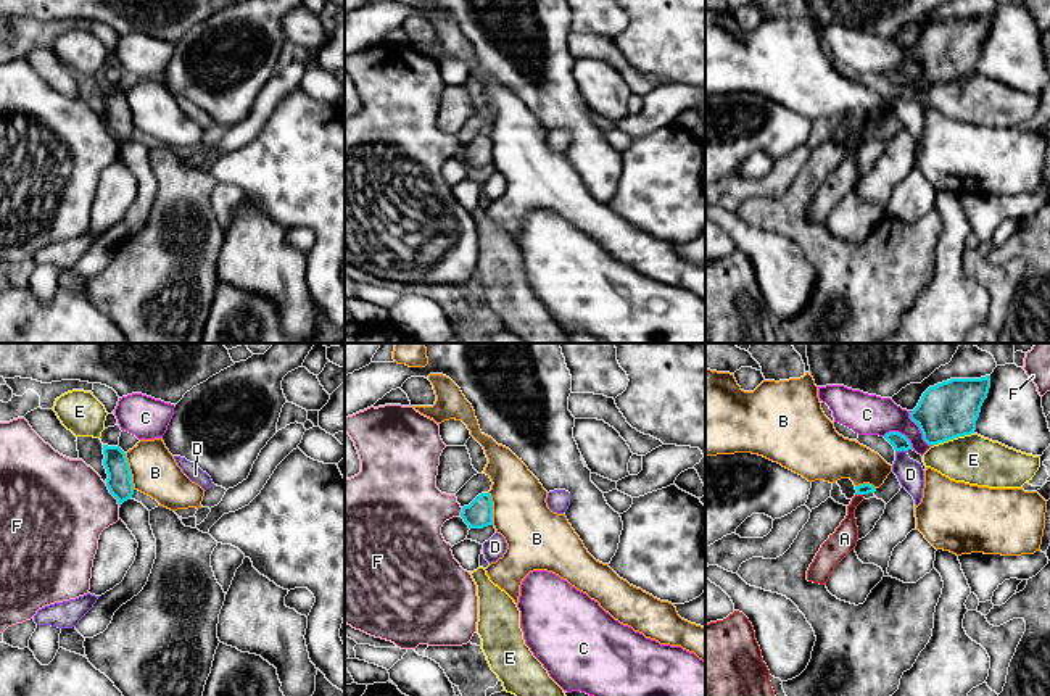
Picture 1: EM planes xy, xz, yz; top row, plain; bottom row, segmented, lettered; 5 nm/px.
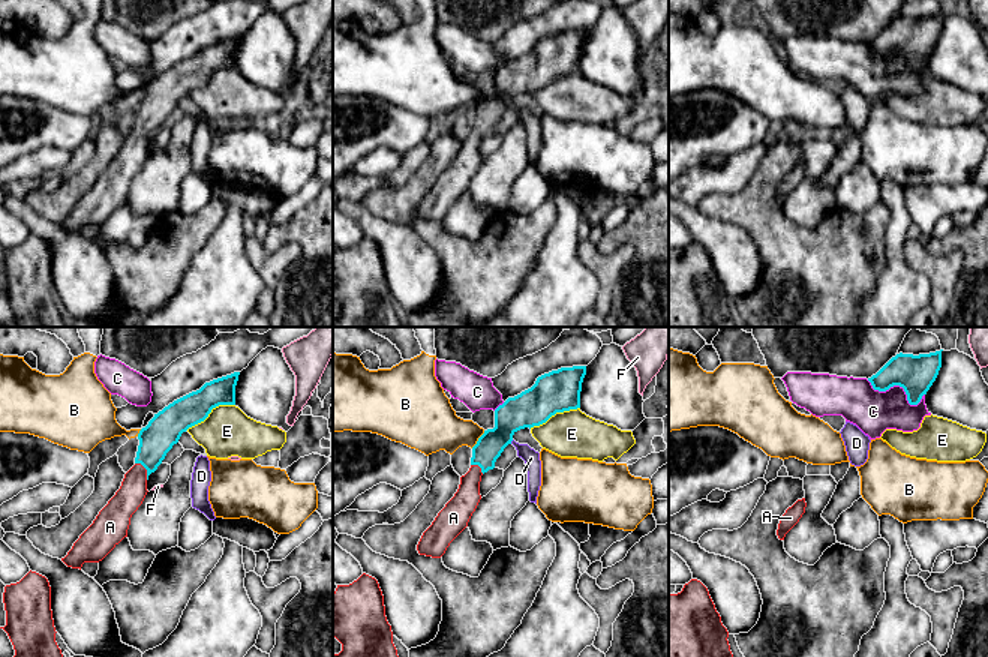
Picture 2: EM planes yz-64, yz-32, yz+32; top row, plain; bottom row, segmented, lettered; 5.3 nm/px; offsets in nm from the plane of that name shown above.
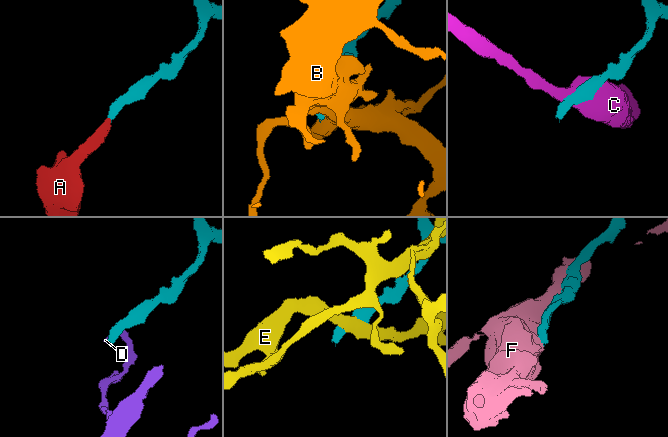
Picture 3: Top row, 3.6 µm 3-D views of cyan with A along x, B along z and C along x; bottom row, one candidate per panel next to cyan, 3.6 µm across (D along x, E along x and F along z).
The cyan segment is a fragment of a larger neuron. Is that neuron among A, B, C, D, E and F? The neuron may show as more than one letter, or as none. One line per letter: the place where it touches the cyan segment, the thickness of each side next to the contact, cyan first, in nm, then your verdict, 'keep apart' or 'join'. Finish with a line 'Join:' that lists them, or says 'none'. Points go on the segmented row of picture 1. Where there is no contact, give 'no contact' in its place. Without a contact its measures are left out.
A: yz (859, 493) | 60/120 nm | join
B: xy (129, 471) | 130/240 nm | keep apart
C: yz (920, 429) | 280/190 nm | keep apart
D: yz (901, 450) | 80/140 nm | keep apart
E: yz (952, 439) | 280/240 nm | keep apart
F: xy (111, 493) | 130/460 nm | keep apart
Join: A

